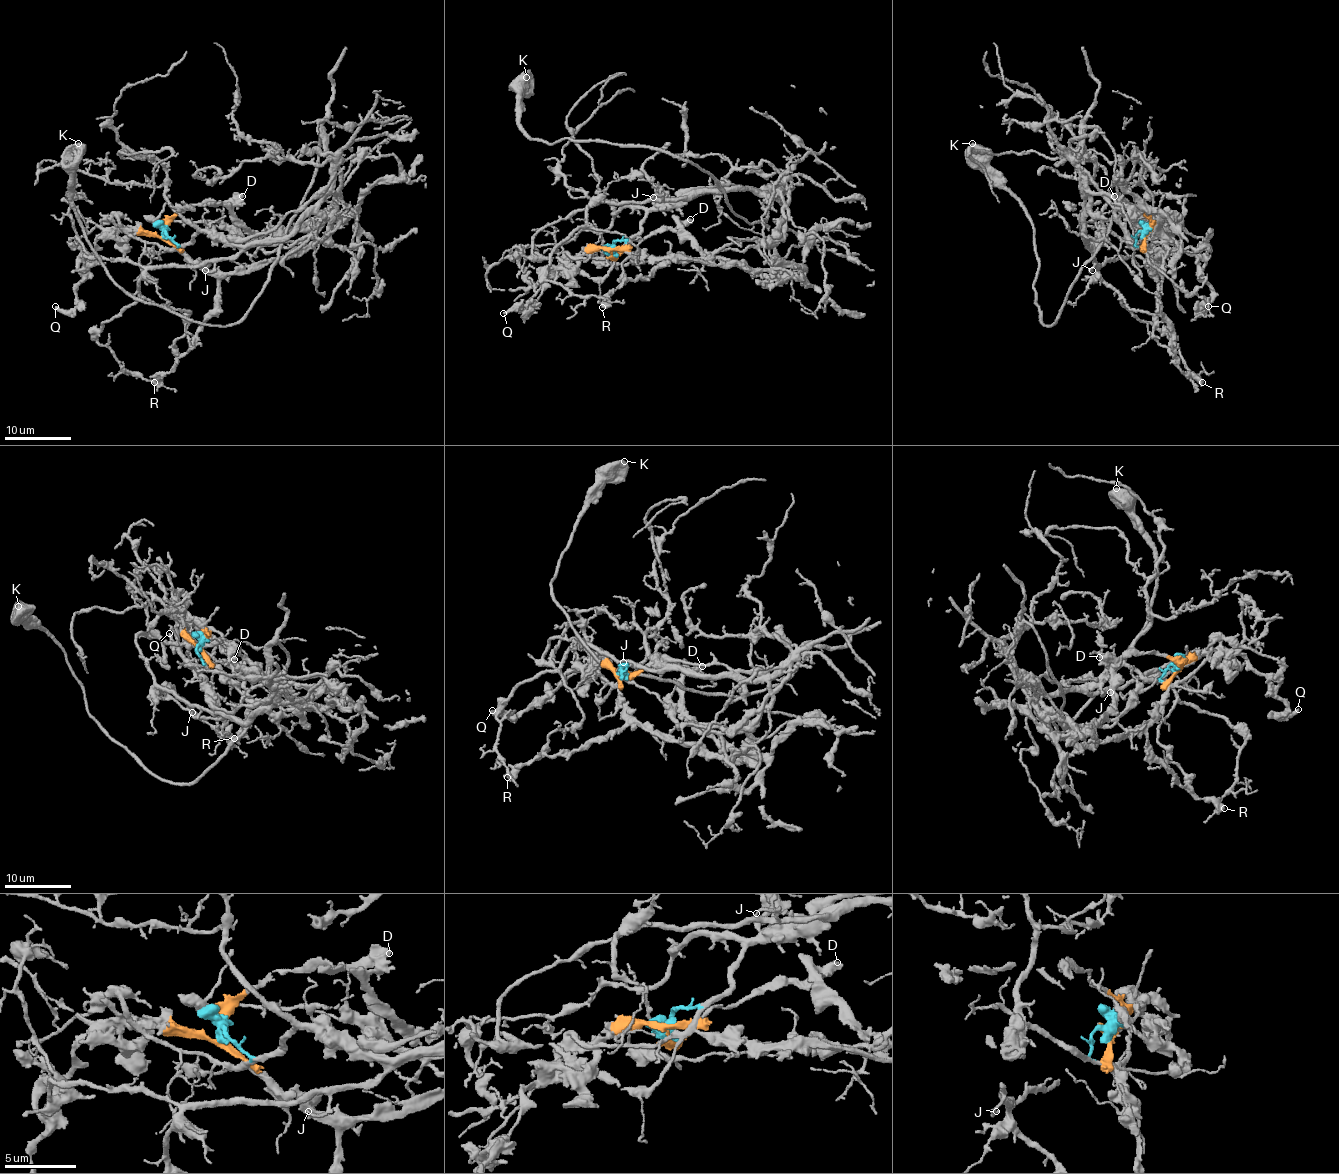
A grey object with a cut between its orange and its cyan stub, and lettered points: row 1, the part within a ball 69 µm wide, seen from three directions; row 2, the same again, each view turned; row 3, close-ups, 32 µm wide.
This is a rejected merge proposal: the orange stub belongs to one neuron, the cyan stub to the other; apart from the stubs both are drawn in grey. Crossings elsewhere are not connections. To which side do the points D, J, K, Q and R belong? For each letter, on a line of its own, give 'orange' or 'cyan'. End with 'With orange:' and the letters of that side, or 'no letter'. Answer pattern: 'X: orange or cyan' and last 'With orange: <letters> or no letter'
D: orange
J: cyan
K: cyan
Q: orange
R: orange
With orange: D, Q, R

